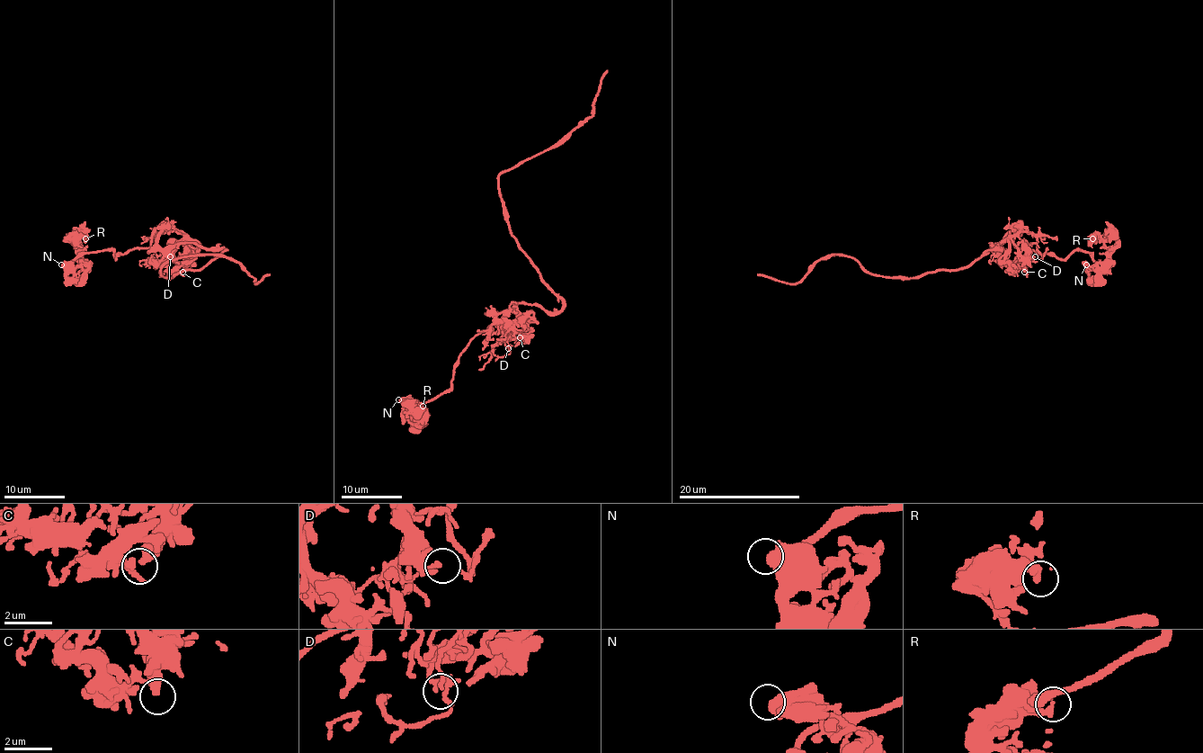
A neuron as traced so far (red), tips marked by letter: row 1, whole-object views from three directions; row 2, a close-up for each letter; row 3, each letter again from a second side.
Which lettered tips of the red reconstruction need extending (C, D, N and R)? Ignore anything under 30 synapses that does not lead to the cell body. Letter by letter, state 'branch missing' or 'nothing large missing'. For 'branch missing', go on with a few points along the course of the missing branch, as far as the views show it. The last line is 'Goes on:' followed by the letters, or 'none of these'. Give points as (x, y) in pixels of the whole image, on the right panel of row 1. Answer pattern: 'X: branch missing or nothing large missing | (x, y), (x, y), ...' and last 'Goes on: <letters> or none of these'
C: nothing large missing
D: nothing large missing
N: nothing large missing
R: nothing large missing
Goes on: none of these

